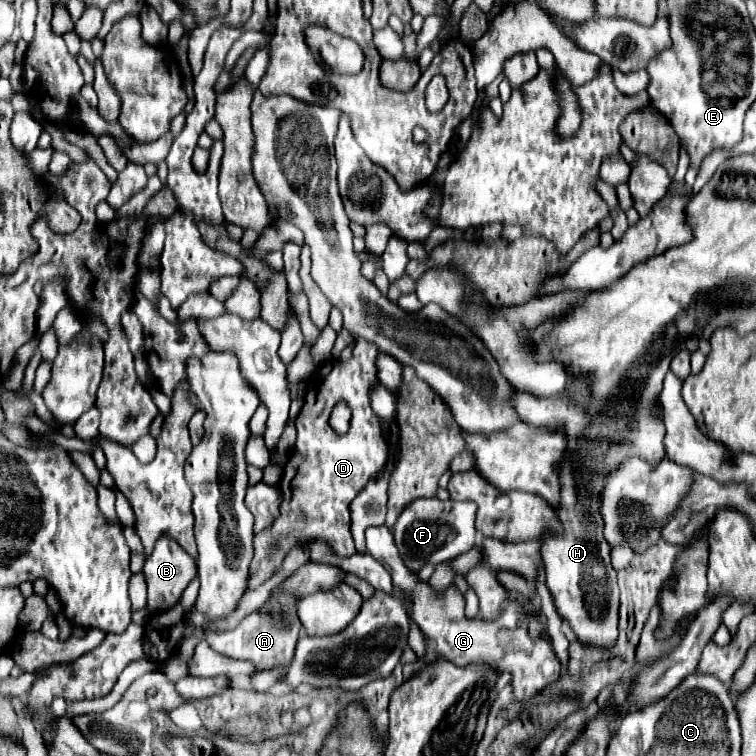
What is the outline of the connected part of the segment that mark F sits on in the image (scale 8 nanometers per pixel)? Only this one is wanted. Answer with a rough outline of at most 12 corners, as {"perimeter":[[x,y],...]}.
{"perimeter":[[416,499],[392,533],[412,569],[476,543],[476,503]]}

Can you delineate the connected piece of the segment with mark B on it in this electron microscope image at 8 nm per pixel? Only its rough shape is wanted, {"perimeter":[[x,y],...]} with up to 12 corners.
{"perimeter":[[168,535],[146,557],[148,609],[162,613],[194,579],[194,559]]}

